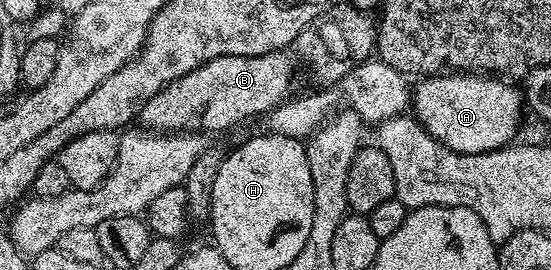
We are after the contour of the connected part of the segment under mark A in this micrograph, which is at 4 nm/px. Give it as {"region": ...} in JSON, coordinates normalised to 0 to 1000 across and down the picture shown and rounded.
{"region":[[[815,267],[770,285],[759,311],[746,341],[748,411],[764,463],[819,556],[848,570],[900,563],[933,515],[946,459],[946,400],[949,415],[949,341],[931,315],[936,307],[895,274]]]}

